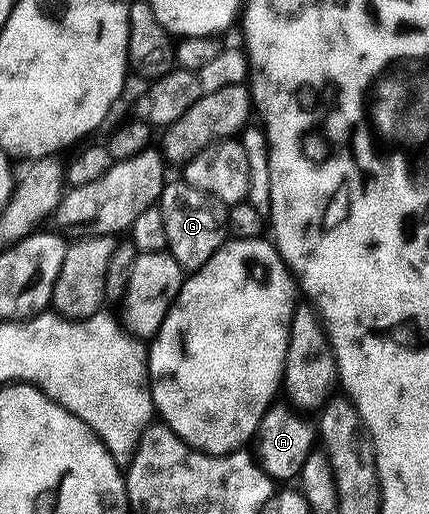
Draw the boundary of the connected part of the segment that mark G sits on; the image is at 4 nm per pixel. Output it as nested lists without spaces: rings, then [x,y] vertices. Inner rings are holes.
[[[182,180],[168,181],[164,185],[158,200],[161,216],[165,216],[165,236],[167,250],[177,260],[184,272],[201,268],[217,248],[228,241],[227,210],[216,198],[210,198],[205,192],[187,185]]]

